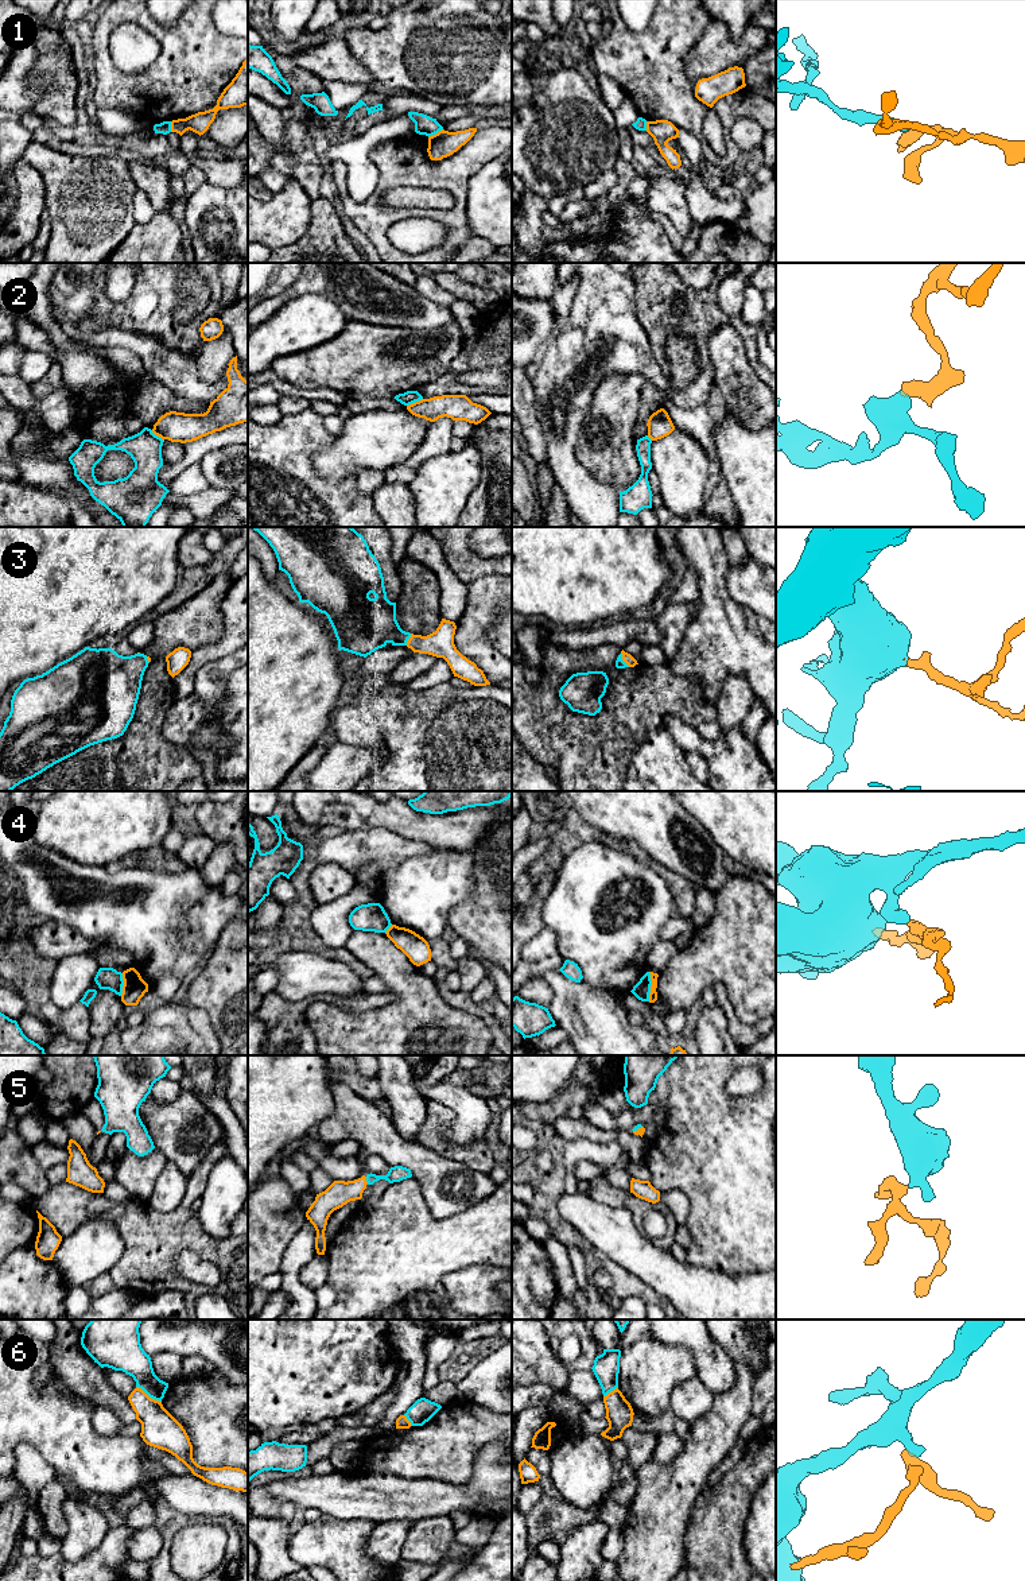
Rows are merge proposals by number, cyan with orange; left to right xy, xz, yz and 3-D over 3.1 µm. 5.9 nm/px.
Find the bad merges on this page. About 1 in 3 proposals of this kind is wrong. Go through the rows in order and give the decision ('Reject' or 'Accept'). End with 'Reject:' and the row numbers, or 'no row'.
1: Reject
2: Reject
3: Accept
4: Reject
5: Accept
6: Reject
Reject: 1, 2, 4, 6

